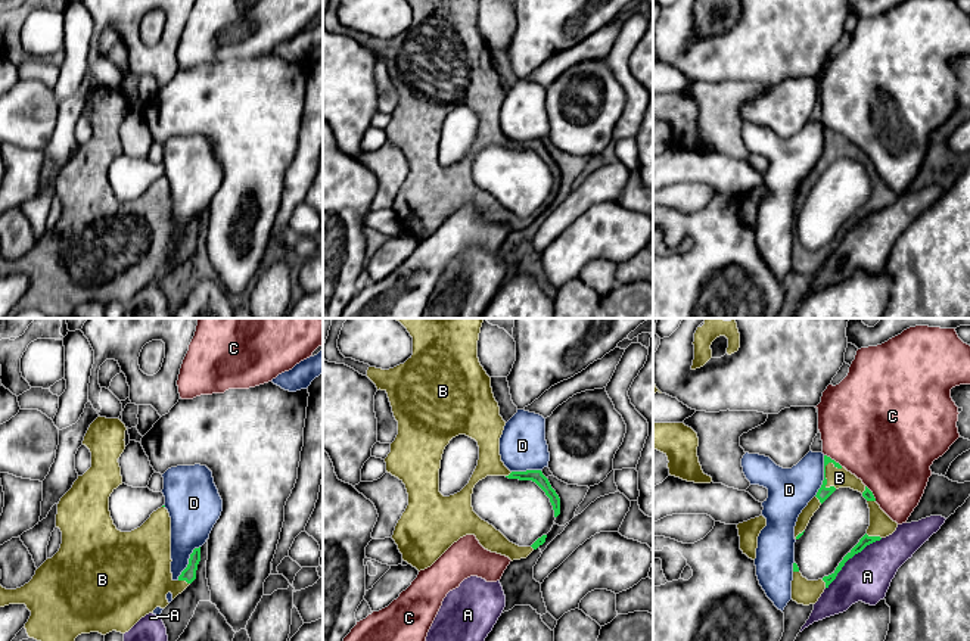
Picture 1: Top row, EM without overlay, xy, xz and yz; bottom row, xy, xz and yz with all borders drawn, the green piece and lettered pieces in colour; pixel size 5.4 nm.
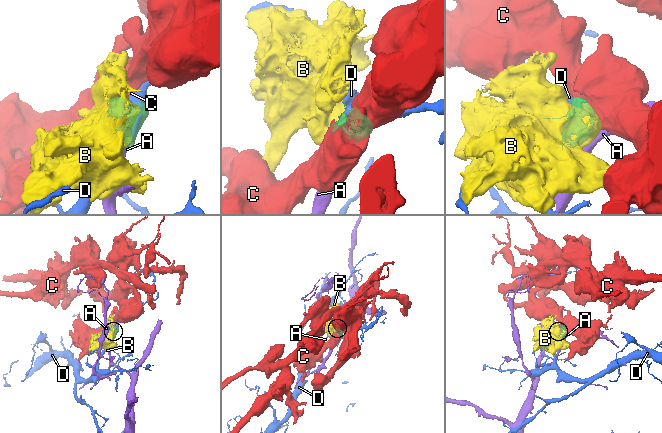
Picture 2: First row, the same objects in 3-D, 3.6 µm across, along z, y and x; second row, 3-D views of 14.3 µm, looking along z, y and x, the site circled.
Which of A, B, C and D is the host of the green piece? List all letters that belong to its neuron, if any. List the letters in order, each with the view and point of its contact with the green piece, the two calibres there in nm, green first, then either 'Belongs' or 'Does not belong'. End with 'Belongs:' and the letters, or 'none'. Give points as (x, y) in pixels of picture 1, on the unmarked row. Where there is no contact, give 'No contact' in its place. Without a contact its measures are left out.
A: Touches green at yz (851, 227). Thickness 60 nm (green) against 260 nm. Does not belong
B: Touches green at yz (826, 149). Thickness 70 nm (green) against 110 nm. Belongs
C: Touches green at yz (833, 130). Thickness 70 nm (green) against 480 nm. Does not belong
D: Touches green at yz (824, 146). Thickness 70 nm (green) against 240 nm. Does not belong
Belongs: B

